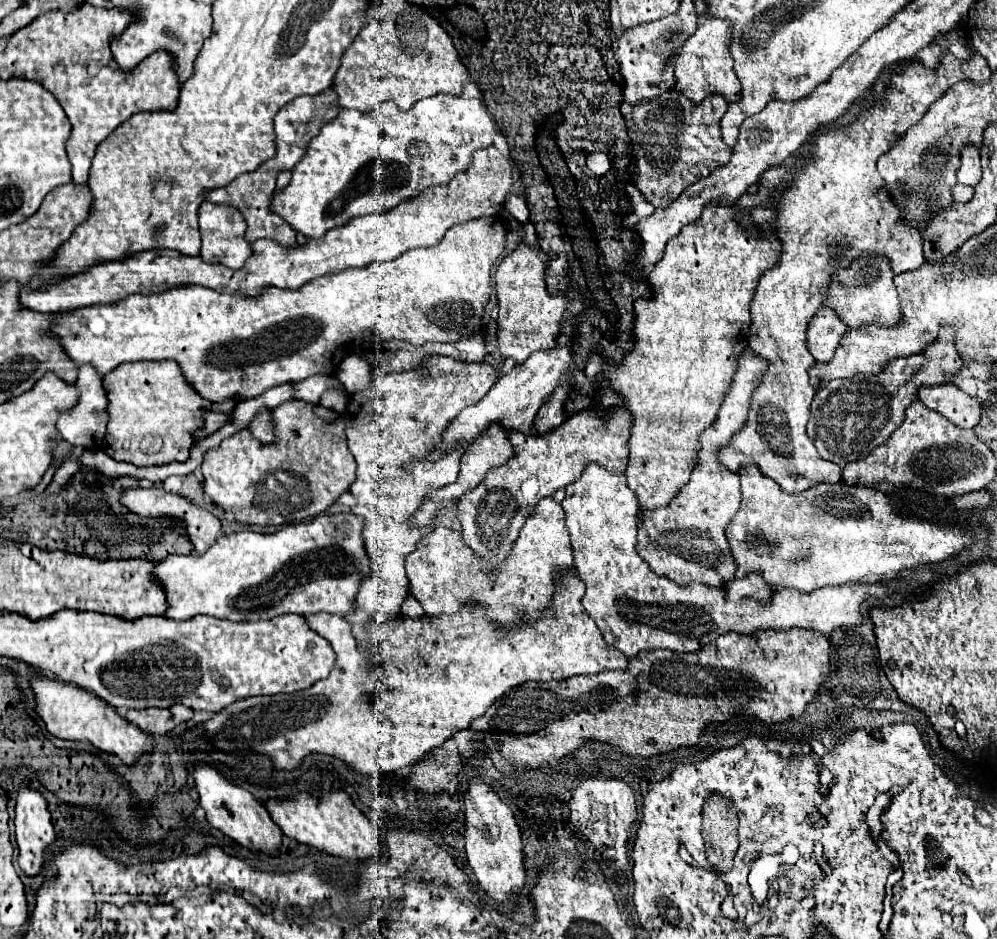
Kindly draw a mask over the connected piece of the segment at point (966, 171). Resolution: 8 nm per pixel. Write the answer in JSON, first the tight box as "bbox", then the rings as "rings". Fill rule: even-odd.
{"bbox":[957,147,981,187],"rings":[[[963,147],[961,151],[961,167],[957,171],[957,179],[961,185],[975,187],[981,181],[981,163],[979,151],[975,147]]]}

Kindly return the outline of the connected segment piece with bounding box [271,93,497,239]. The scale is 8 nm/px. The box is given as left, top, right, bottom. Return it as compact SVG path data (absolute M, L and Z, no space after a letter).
M439 93L415 103L411 111L399 111L391 101L383 103L369 115L341 109L339 115L323 125L321 133L311 139L305 155L293 167L291 183L281 191L273 191L271 213L285 219L297 233L305 235L307 239L319 239L327 231L345 225L345 221L353 217L385 213L431 185L449 183L455 173L461 173L469 167L471 155L477 149L493 145L495 133L497 127L485 109L485 103L479 99L467 99L463 95L457 97Z

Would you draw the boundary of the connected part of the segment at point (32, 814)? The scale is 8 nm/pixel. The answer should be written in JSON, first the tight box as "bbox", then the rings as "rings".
{"bbox":[15,785,55,877],"rings":[[[23,785],[19,789],[17,795],[17,817],[15,817],[15,839],[17,839],[17,847],[19,847],[19,869],[27,875],[27,877],[35,877],[41,873],[47,857],[45,857],[45,849],[49,845],[55,843],[55,831],[53,831],[53,823],[51,823],[51,815],[47,811],[47,803],[43,799],[43,795],[39,791],[35,791],[29,785]]]}

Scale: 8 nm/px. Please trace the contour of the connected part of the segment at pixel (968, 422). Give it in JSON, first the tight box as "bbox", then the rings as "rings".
{"bbox":[919,383,981,429],"rings":[[[939,383],[933,387],[919,387],[919,401],[939,415],[947,417],[951,423],[963,429],[973,429],[981,419],[981,403],[969,397],[951,383]]]}

